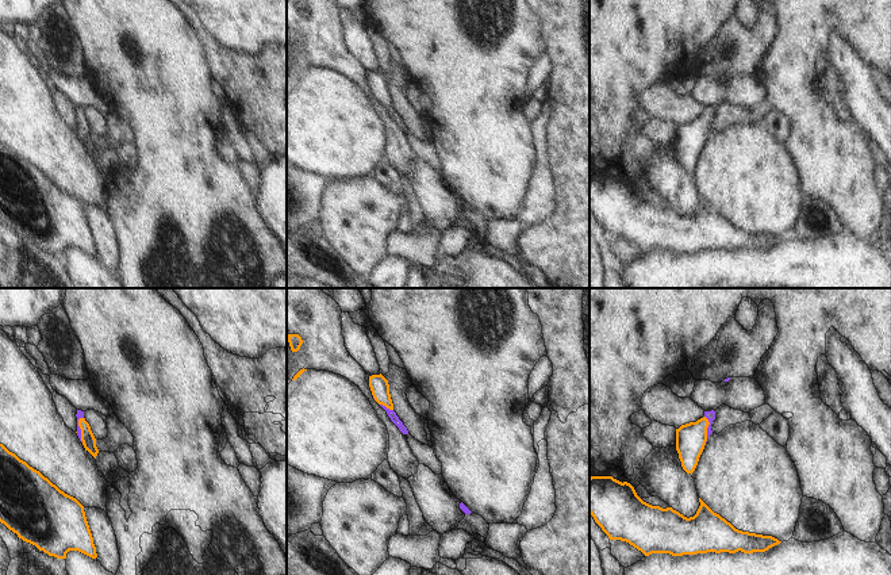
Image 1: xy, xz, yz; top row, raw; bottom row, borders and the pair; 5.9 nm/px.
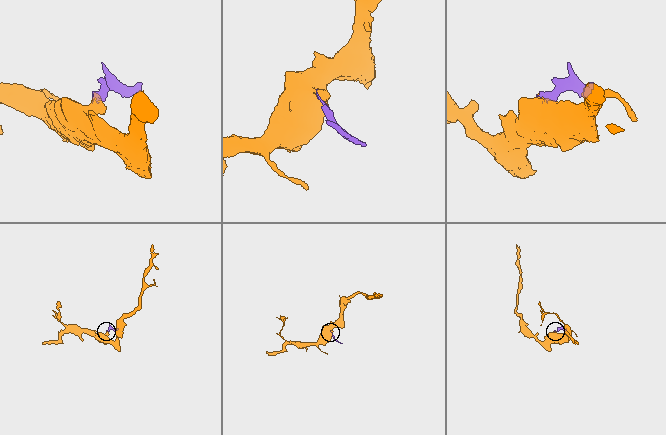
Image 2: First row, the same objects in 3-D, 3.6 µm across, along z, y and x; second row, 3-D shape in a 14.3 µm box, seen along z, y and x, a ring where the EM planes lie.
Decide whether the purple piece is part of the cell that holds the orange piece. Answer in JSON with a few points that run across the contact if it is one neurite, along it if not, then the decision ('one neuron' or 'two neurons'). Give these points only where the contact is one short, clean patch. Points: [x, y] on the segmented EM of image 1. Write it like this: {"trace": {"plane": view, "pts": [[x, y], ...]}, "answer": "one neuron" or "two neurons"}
{"trace": {"plane": "xy", "pts": [[88, 440], [80, 428], [80, 414]]}, "answer": "one neuron"}

